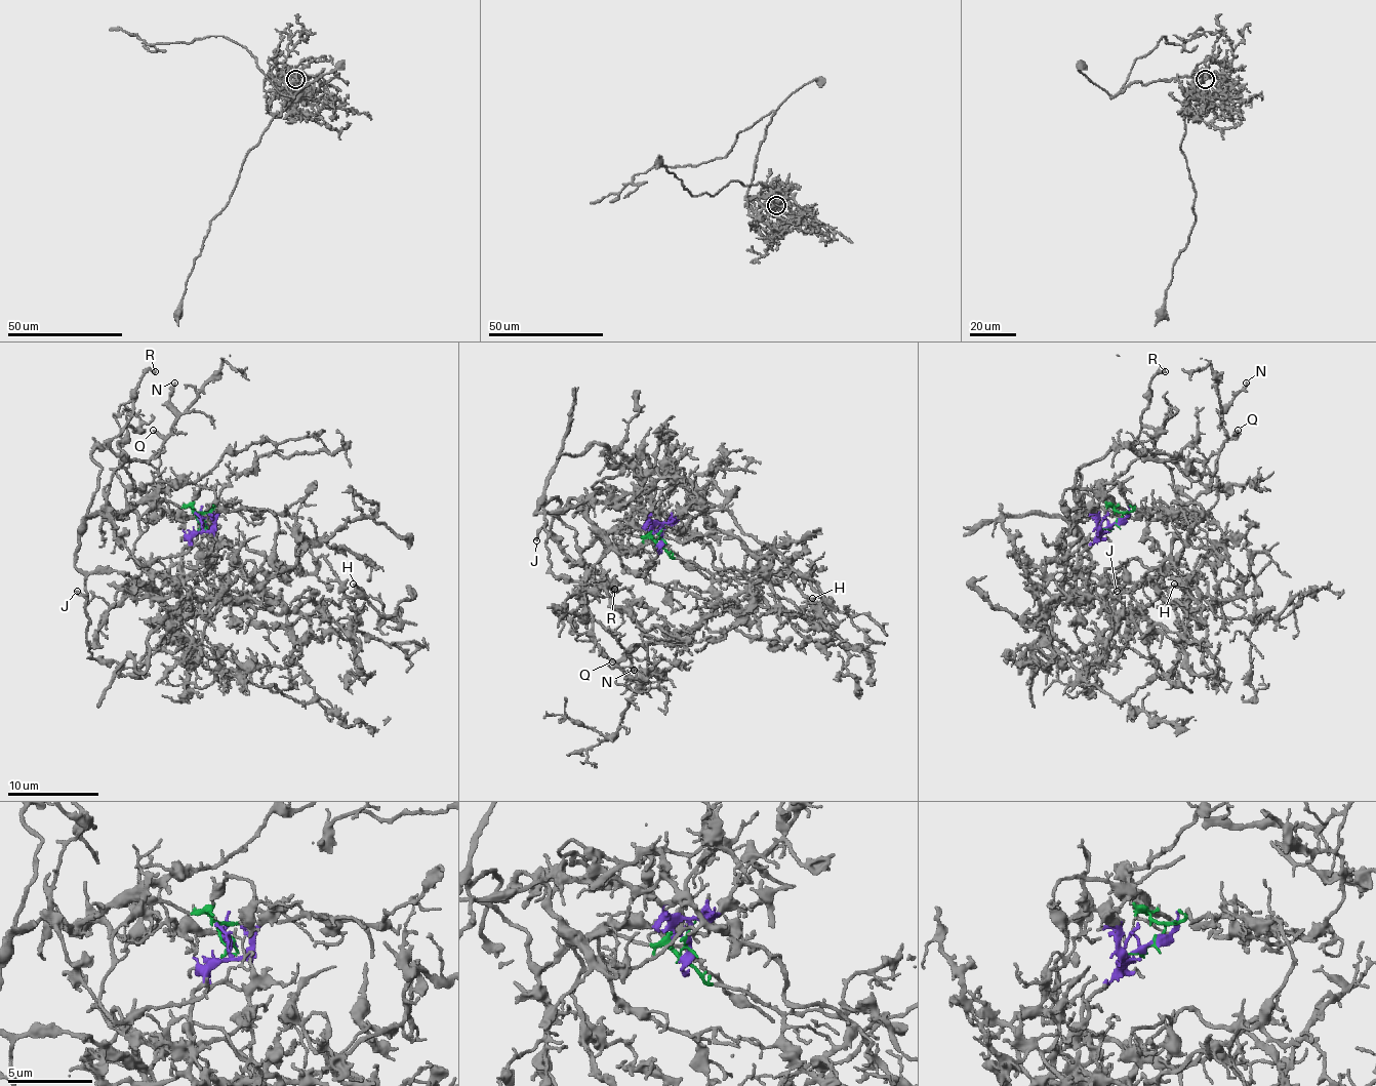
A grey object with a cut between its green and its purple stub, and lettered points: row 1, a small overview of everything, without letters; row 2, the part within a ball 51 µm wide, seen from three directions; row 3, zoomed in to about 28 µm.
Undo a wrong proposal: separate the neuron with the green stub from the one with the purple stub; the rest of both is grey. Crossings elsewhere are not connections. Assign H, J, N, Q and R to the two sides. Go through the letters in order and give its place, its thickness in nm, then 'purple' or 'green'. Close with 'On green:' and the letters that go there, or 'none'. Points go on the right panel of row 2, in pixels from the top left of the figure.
H: at (1174, 584); 120 nm thick; purple
J: at (1117, 591); 160 nm thick; green
N: at (1246, 383); 180 nm thick; green
Q: at (1238, 430); 240 nm thick; green
R: at (1165, 371); 200 nm thick; green
On green: J, N, Q, R

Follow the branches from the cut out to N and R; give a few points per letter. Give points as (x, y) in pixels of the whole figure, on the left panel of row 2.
N: (203, 523), (166, 500), (86, 517), (102, 469), (90, 454), (107, 446), (150, 459), (175, 420), (175, 381)
R: (203, 523), (191, 508), (166, 500), (86, 514), (102, 469), (90, 454), (122, 430), (134, 389), (155, 372)

